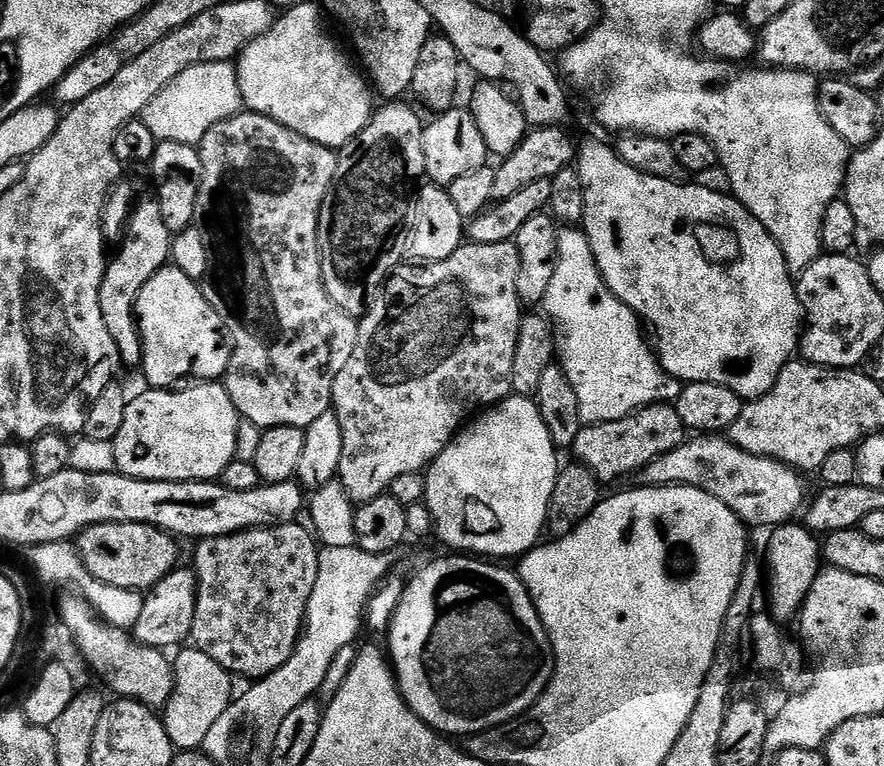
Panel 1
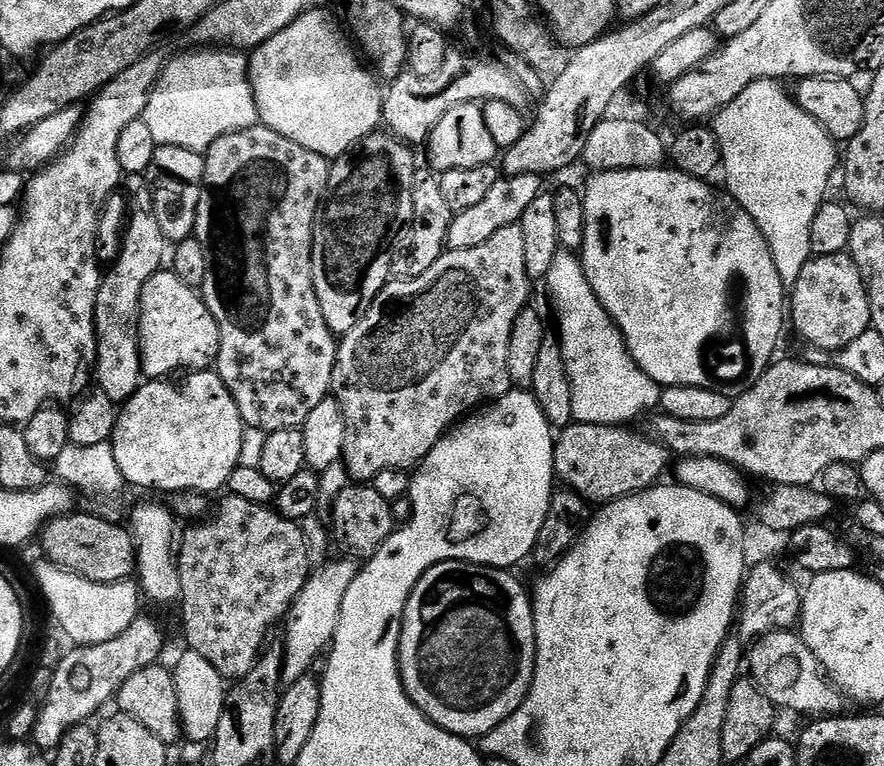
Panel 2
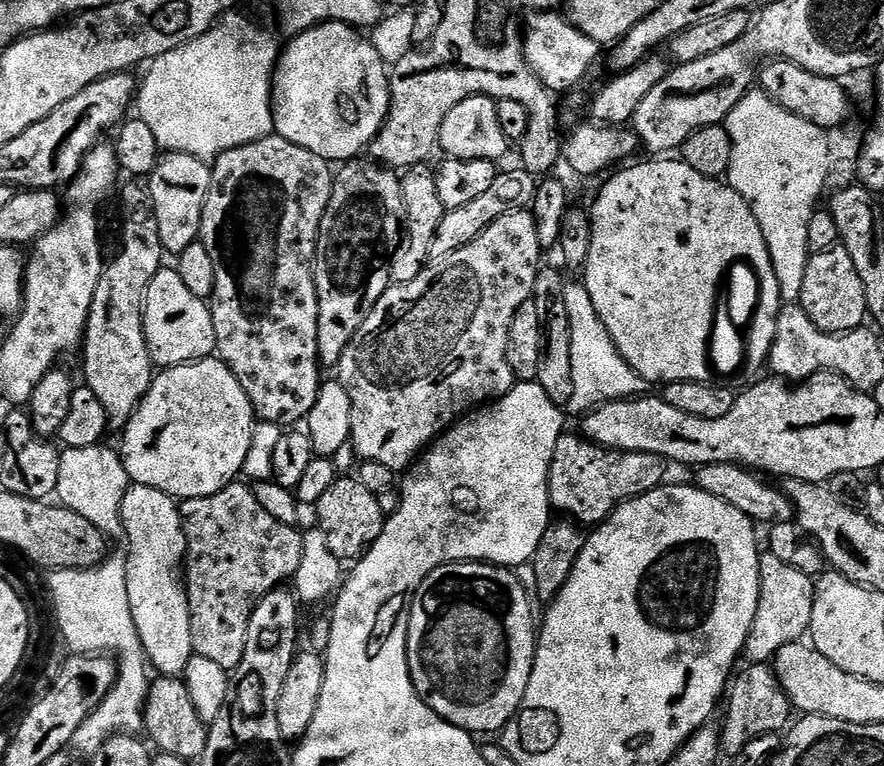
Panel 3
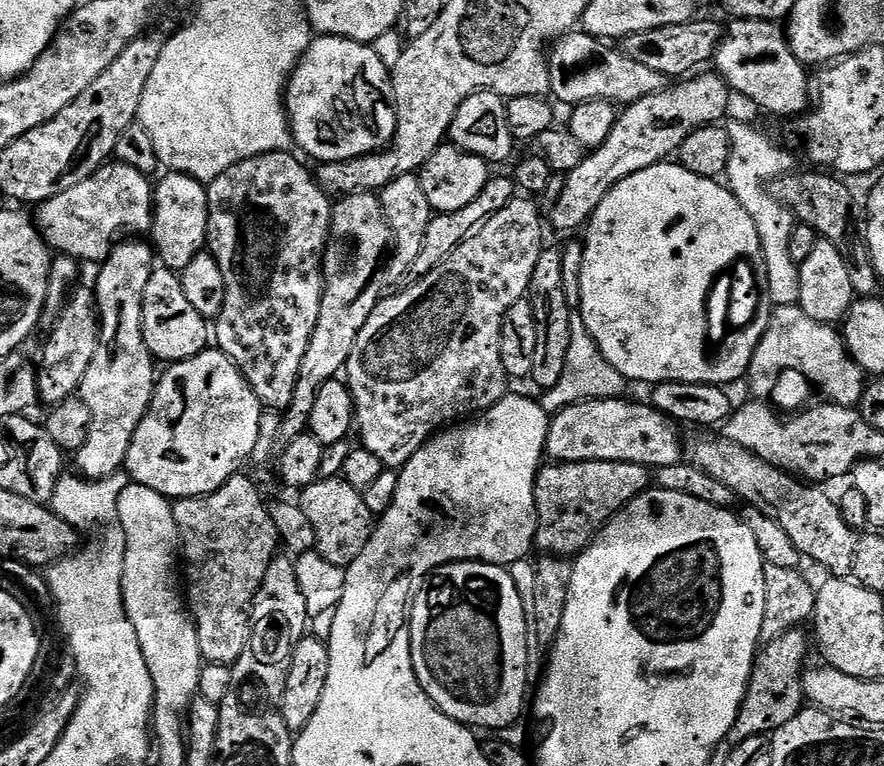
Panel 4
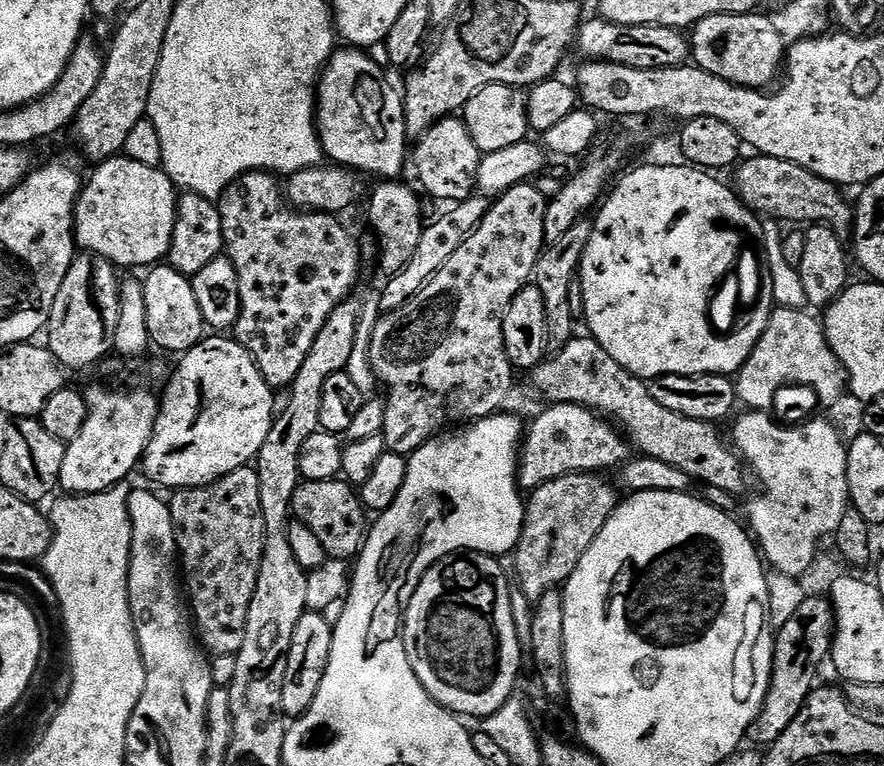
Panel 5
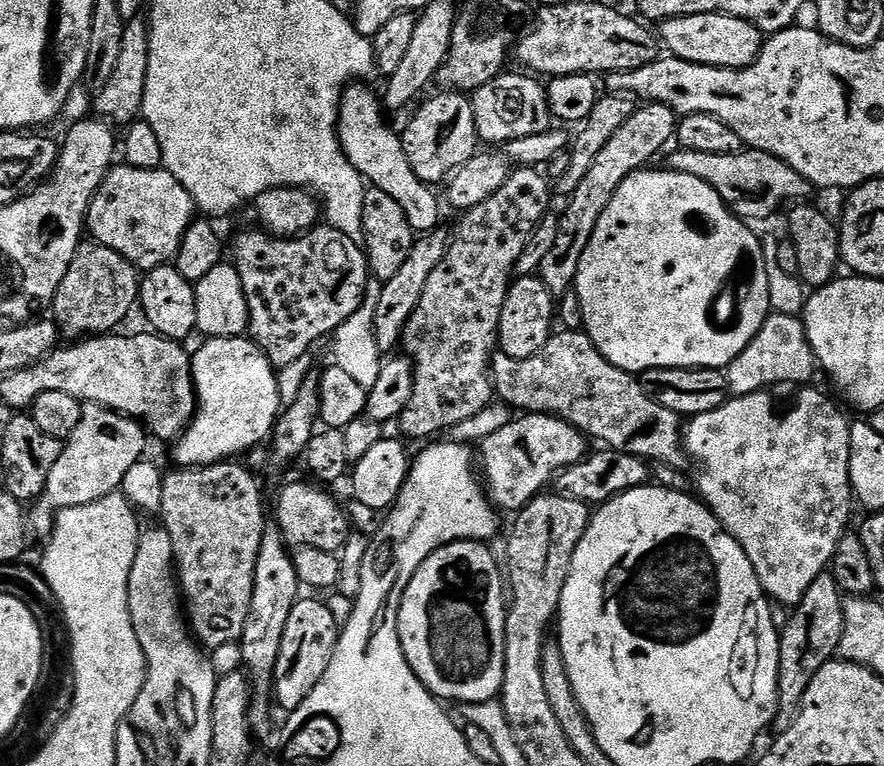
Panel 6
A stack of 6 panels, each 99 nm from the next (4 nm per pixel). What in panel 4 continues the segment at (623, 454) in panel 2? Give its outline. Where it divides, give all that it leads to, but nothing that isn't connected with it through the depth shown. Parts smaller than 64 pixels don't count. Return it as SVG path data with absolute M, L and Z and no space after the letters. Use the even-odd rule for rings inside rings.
M548 462L536 476L536 542L541 553L575 557L624 505L648 491L654 476L634 462Z

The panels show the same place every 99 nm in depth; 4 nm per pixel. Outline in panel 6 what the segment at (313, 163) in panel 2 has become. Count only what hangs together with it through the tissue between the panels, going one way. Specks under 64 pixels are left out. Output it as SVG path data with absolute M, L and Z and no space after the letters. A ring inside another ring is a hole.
M317 226L295 238L277 238L264 230L255 231L237 238L234 257L248 303L247 335L263 350L273 368L283 370L298 363L323 336L331 337L358 310L370 277L368 257L357 241L337 228Z

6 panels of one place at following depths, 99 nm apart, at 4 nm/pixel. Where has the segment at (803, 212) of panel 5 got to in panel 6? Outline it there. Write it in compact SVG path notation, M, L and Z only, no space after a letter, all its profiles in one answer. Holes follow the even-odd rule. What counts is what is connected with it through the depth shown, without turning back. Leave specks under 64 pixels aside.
M680 148L669 158L667 167L678 174L694 174L694 178L702 178L702 182L714 186L724 203L745 222L768 220L783 204L792 206L807 201L804 199L814 192L814 185L802 178L798 170L770 154L755 150L738 154L701 154L698 150Z

